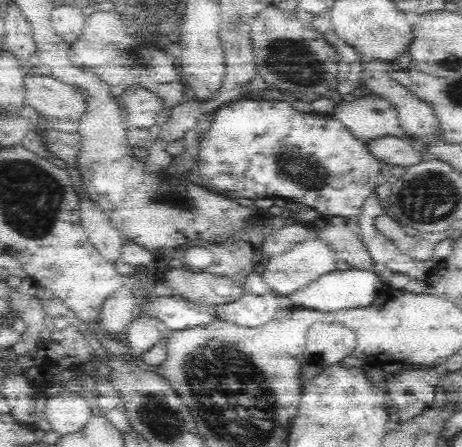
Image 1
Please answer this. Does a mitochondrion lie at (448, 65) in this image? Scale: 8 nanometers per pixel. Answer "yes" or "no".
yes

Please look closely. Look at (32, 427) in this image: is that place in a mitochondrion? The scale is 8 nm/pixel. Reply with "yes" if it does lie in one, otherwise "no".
no

